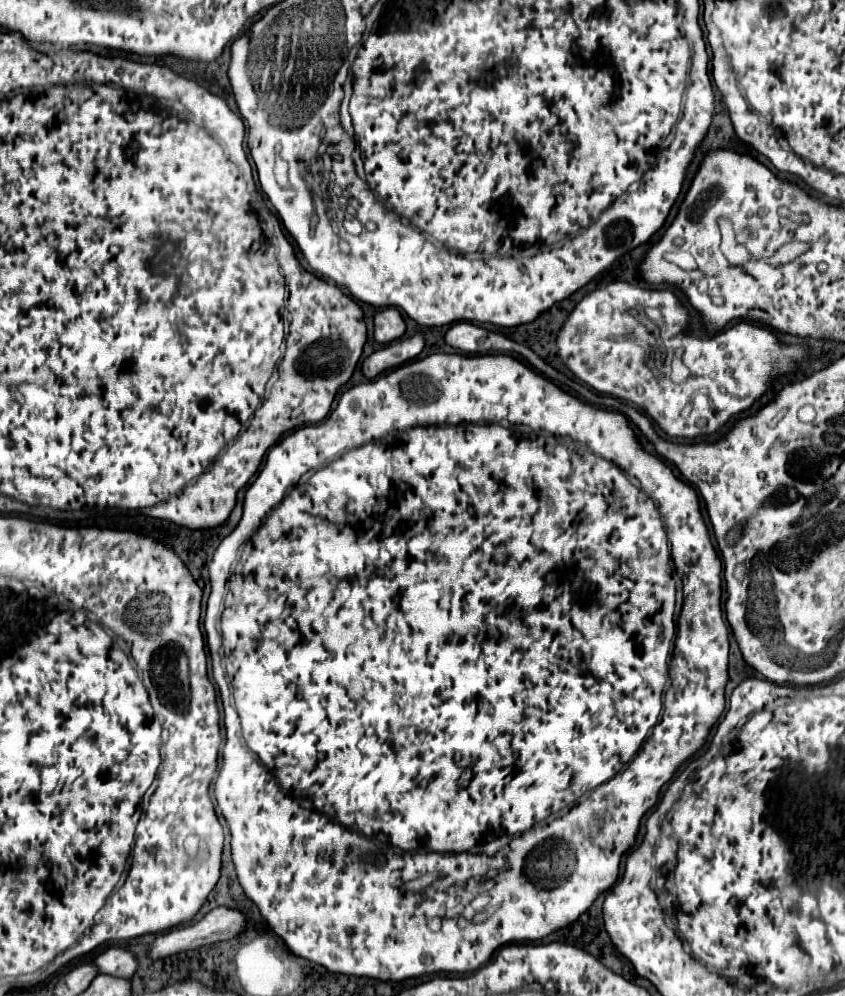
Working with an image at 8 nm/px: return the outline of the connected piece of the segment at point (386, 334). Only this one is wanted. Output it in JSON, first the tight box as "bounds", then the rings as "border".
{"bounds":[375,308,405,344],"border":[[[385,308],[375,314],[375,340],[389,344],[405,334],[405,320],[397,308]]]}

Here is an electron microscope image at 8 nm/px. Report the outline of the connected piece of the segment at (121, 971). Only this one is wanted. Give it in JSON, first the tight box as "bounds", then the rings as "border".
{"bounds":[95,946,139,978],"border":[[[117,946],[97,956],[95,964],[99,966],[101,974],[111,974],[111,976],[121,976],[121,978],[131,978],[139,968],[135,954],[125,948],[117,948]]]}

